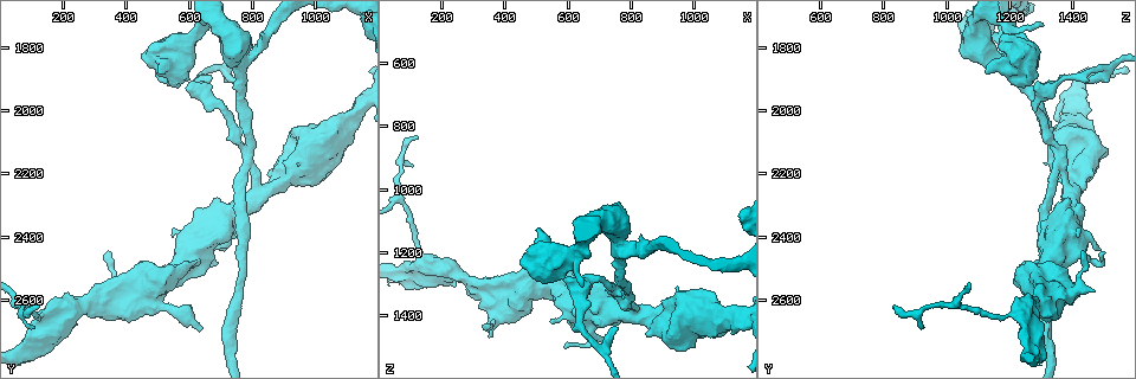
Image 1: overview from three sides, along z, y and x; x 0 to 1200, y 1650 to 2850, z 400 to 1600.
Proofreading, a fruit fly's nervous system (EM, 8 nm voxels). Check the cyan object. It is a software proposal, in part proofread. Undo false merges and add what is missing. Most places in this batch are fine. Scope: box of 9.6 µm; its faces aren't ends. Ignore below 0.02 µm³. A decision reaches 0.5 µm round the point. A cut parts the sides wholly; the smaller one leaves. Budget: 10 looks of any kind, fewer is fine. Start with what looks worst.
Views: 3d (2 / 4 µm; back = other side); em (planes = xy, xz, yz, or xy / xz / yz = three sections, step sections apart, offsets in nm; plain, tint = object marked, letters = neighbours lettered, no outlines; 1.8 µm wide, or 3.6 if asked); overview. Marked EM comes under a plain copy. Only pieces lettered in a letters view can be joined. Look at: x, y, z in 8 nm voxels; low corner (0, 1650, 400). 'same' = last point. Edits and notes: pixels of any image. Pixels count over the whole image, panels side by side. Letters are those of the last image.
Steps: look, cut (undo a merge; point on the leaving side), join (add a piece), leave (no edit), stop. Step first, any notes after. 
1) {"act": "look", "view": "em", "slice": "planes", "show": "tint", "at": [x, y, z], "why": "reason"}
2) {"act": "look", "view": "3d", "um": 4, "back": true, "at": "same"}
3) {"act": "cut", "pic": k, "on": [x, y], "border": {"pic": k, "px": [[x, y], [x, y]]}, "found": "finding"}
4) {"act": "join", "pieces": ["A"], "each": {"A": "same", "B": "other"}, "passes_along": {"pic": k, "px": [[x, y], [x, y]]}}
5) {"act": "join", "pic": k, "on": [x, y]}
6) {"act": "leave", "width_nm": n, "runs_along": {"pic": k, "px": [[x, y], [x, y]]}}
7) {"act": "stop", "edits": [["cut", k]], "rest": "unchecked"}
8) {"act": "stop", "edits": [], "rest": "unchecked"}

{"act": "look", "view": "3d", "um": 4, "at": [790, 2150, 1360], "why": "side arm on a straight run"}

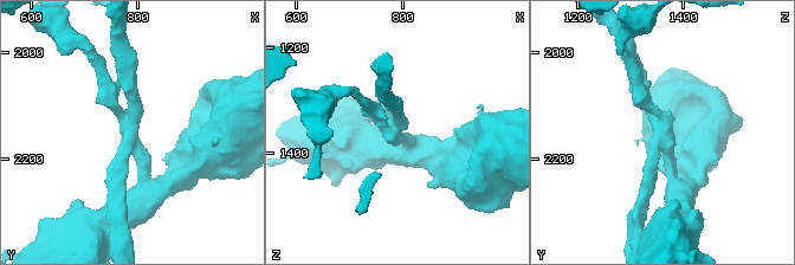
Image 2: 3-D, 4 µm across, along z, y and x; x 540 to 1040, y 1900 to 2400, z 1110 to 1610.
{"act": "look", "view": "em", "slice": "xz", "step": 8, "show": "letters", "at": [790, 2150, 1355]}

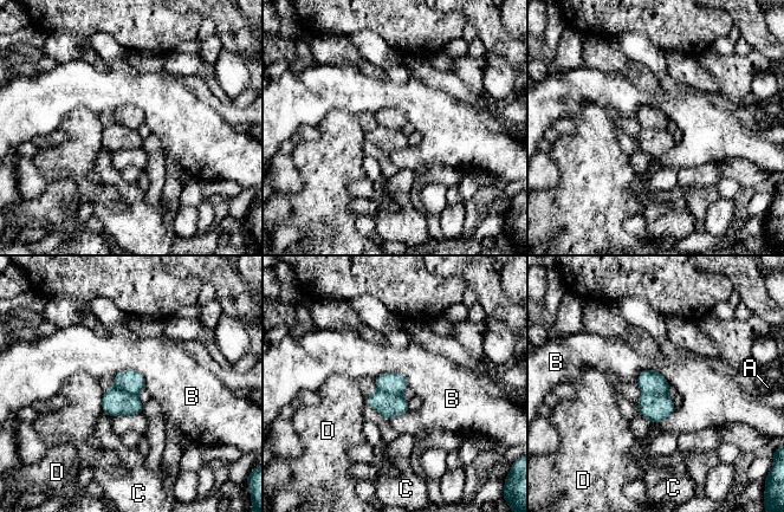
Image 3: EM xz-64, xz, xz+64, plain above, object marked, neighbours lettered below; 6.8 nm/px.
{"act": "cut", "pic": 3, "on": [395, 383], "each": {"A": "other", "B": "other", "C": "other", "D": "other"}, "border": {"pic": 3, "px": [[378, 389], [401, 395]]}, "found": "a second cell is stuck on"}

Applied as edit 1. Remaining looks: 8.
{"act": "look", "view": "3d", "um": 4, "at": [400, 2590, 1380], "why": "sharp bend"}

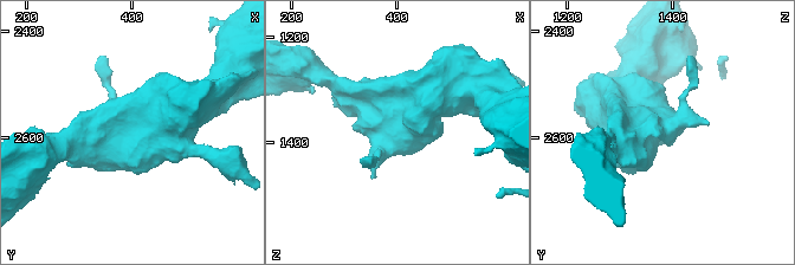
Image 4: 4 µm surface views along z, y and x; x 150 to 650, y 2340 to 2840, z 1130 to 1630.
{"act": "look", "view": "em", "um": 3.6, "slice": "xz", "step": 4, "show": "tint", "at": [405, 2580, 1380], "why": "now the EM"}

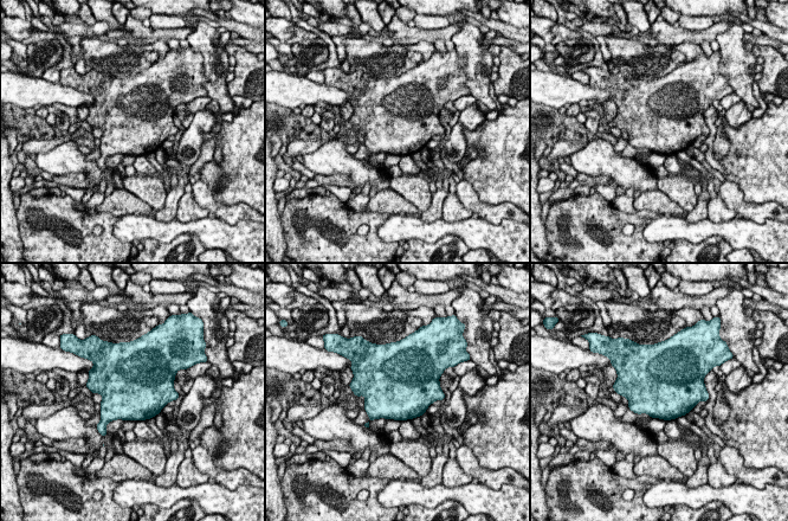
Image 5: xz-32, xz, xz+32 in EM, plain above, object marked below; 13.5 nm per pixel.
{"act": "look", "view": "em", "um": 3.6, "slice": "planes", "show": "letters", "at": "same"}

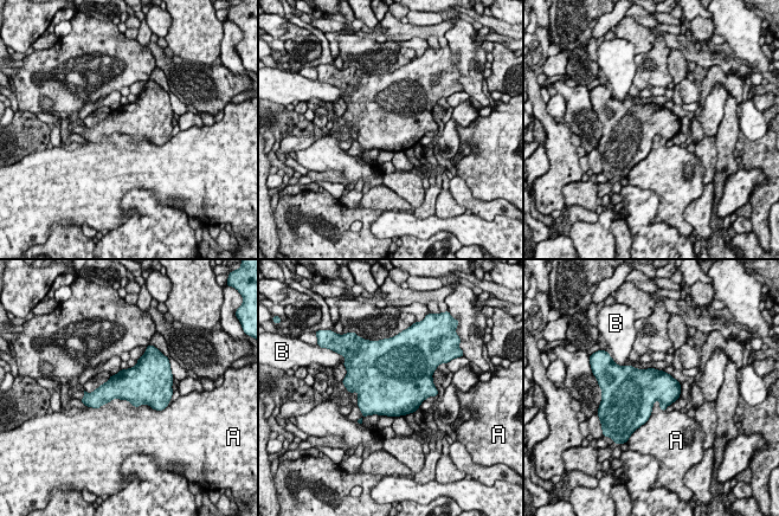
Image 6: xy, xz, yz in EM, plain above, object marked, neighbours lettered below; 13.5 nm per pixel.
{"act": "leave", "each": {"A": "other", "B": "other"}, "border": {"pic": 6, "px": [[88, 406], [118, 398], [162, 410]]}, "found": "all the same cell"}

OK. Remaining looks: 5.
{"act": "stop", "edits": [["cut", 3]], "rest": "unchecked"}

